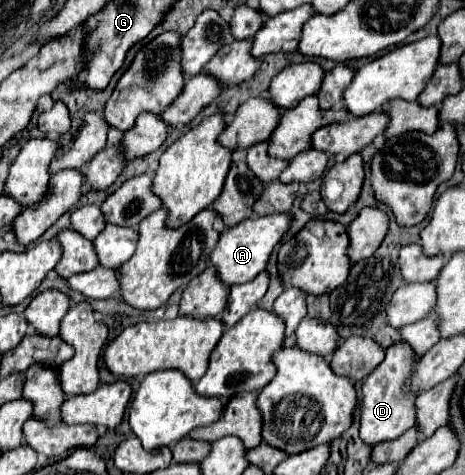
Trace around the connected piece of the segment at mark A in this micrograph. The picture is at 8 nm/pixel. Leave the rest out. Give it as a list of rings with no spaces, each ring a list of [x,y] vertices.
[[[251,215],[249,219],[227,227],[221,237],[217,247],[211,253],[211,265],[215,267],[215,275],[225,283],[225,285],[239,285],[239,283],[247,283],[251,281],[255,275],[259,275],[269,261],[269,255],[273,251],[273,247],[281,241],[283,233],[289,229],[291,223],[291,215]]]

